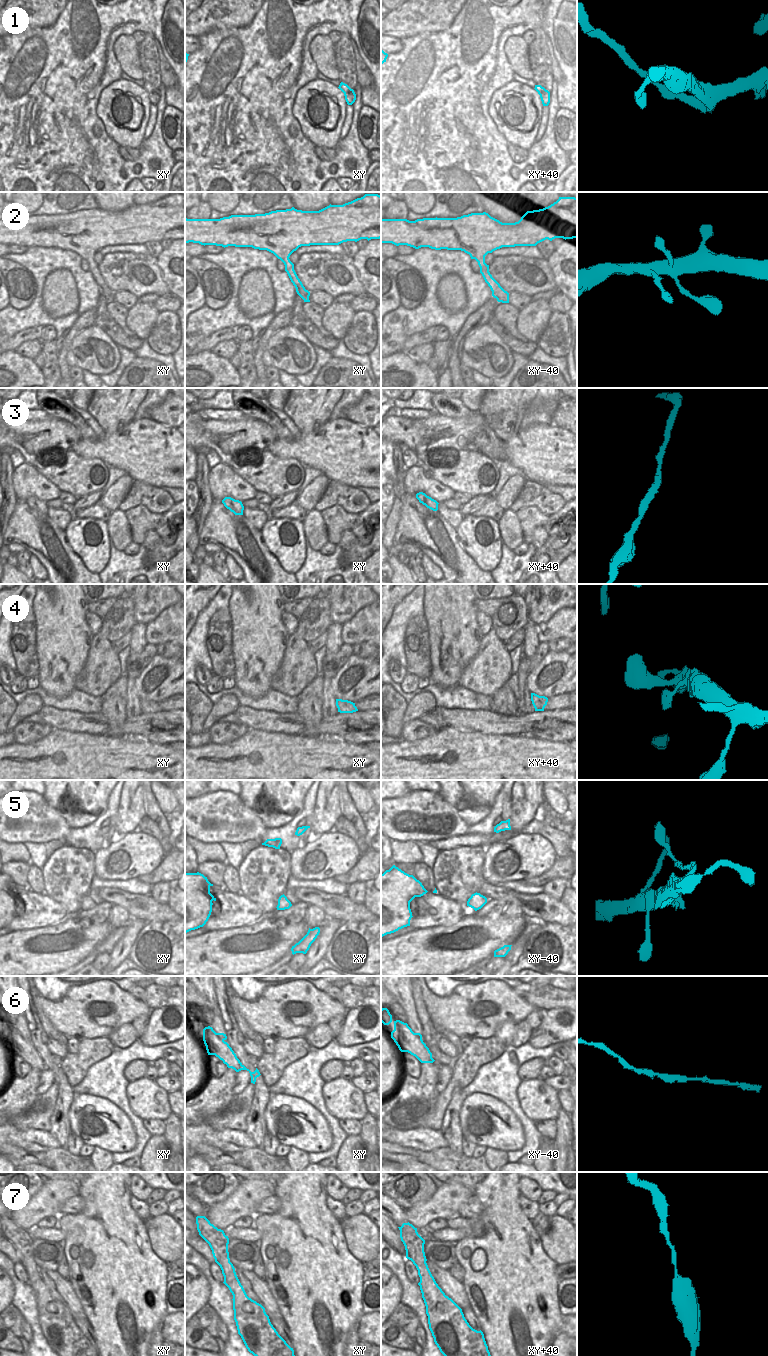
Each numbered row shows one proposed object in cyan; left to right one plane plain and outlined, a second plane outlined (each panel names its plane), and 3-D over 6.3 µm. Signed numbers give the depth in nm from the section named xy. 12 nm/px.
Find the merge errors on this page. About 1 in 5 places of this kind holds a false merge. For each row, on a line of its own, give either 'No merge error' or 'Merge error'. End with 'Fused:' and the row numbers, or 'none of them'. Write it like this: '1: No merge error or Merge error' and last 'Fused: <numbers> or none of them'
1: Merge error
2: No merge error
3: No merge error
4: No merge error
5: No merge error
6: No merge error
7: No merge error
Fused: 1

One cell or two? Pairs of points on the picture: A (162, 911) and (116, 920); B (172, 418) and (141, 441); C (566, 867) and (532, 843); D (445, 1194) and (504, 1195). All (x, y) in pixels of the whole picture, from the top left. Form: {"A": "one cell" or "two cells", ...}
{"A": "two cells", "B": "two cells", "C": "two cells", "D": "two cells"}

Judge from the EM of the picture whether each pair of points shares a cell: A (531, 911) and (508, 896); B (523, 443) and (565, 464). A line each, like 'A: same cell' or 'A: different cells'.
A: same cell
B: same cell

